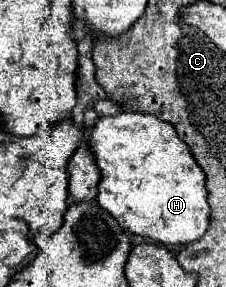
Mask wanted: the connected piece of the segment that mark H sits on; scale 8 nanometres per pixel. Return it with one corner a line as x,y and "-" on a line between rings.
138,112
100,116
88,142
100,170
96,200
120,228
160,244
190,244
208,230
206,176
168,122

